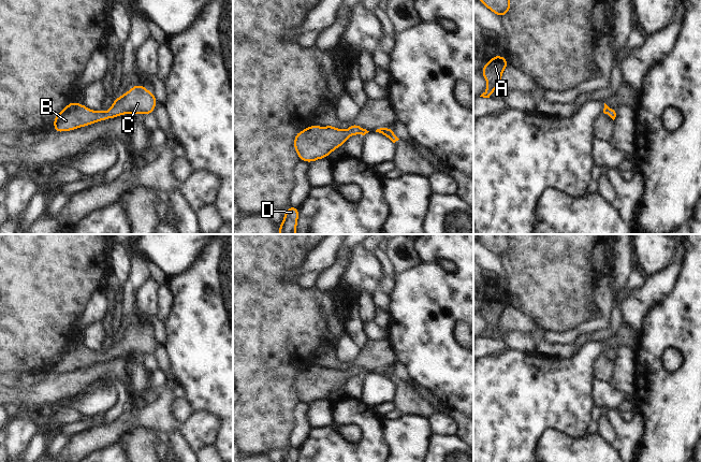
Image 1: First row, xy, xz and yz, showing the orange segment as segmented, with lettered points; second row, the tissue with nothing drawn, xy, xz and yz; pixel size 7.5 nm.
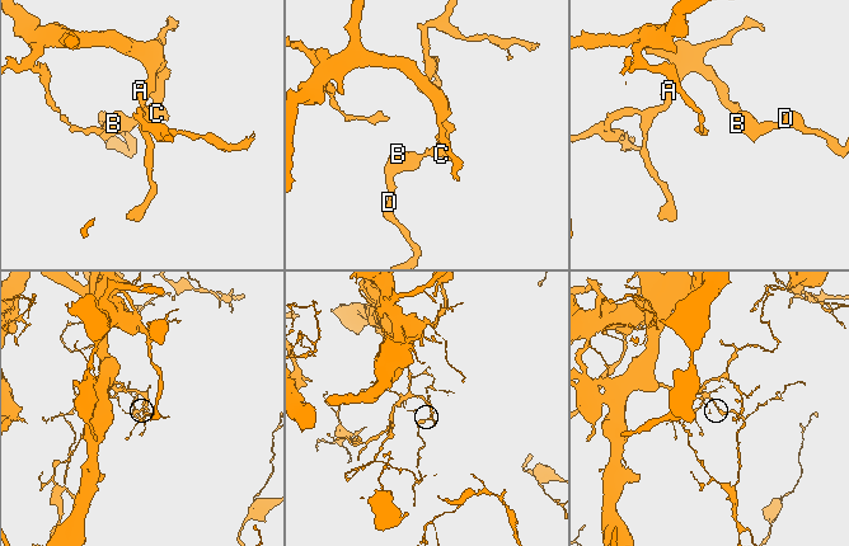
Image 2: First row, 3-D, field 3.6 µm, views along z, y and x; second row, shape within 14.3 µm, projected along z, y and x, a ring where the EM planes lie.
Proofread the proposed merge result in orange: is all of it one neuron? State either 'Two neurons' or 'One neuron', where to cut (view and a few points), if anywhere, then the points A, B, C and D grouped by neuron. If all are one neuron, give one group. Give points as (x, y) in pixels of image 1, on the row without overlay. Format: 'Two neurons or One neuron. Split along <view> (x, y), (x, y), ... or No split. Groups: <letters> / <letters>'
One neuron. No split. Groups: A B C D

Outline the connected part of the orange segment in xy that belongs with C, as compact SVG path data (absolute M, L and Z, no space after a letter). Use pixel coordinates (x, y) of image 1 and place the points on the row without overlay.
M138 324L133 327L130 332L114 341L108 352L90 351L84 345L77 345L73 342L54 359L55 369L53 372L70 372L131 352L140 356L152 355L156 346L157 341L154 334Z

